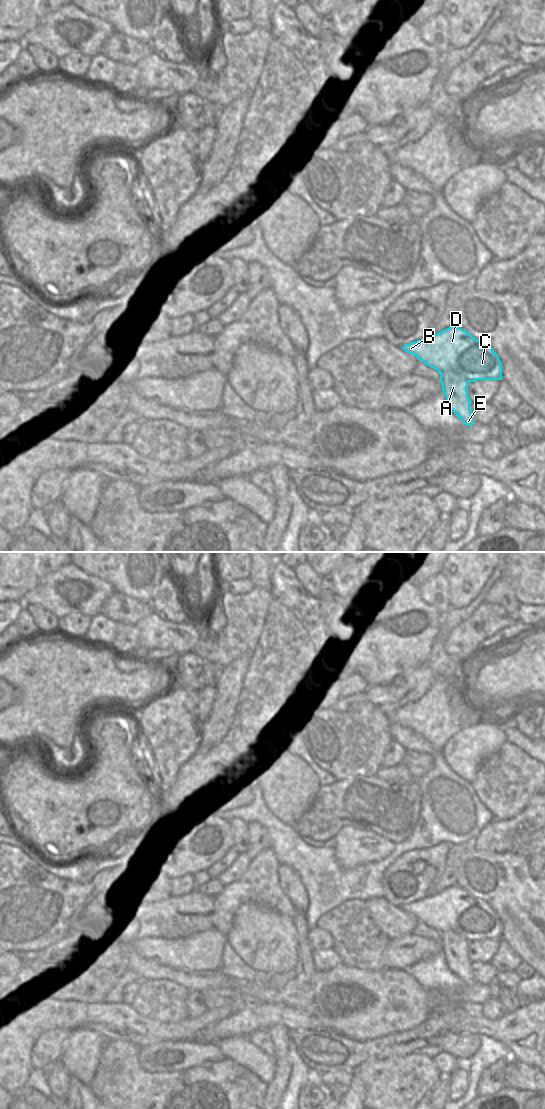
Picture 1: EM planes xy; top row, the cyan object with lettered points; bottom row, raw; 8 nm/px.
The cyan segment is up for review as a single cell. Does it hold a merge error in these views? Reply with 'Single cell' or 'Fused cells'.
Fused cells

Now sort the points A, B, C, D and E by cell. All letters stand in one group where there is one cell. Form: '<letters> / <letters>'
A E / B C D

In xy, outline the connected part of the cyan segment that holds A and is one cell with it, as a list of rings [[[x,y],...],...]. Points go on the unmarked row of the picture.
[[[449,930],[440,934],[442,951],[450,970],[466,985],[474,983],[471,961],[468,957],[468,941],[463,936]]]

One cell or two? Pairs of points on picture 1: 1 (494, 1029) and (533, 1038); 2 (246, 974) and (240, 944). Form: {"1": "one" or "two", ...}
{"1": "one", "2": "two"}

